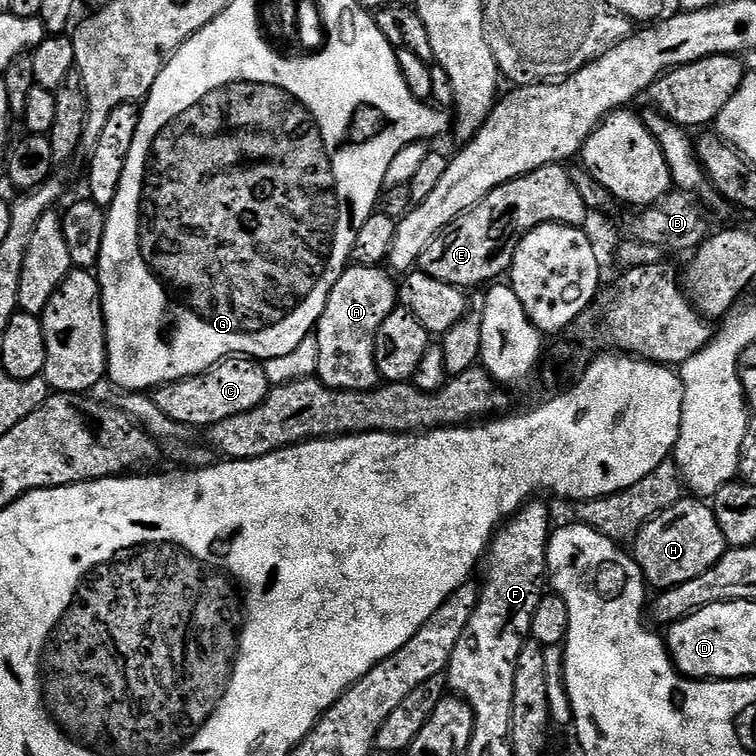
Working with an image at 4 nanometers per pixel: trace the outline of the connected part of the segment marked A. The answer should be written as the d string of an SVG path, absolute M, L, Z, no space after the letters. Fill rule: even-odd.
M353 263L345 268L338 282L334 282L334 290L330 290L330 298L326 298L326 306L314 329L318 342L316 376L326 386L334 390L370 390L381 383L380 371L376 365L378 330L382 322L386 322L388 315L398 307L398 284L391 278L393 279L383 267L371 268L365 264Z

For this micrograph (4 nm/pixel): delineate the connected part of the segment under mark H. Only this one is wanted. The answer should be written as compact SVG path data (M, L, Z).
M682 498L670 506L670 510L658 514L637 534L634 547L634 559L640 573L656 590L673 588L682 582L690 582L690 578L698 578L698 574L706 574L726 550L718 518L700 498Z

